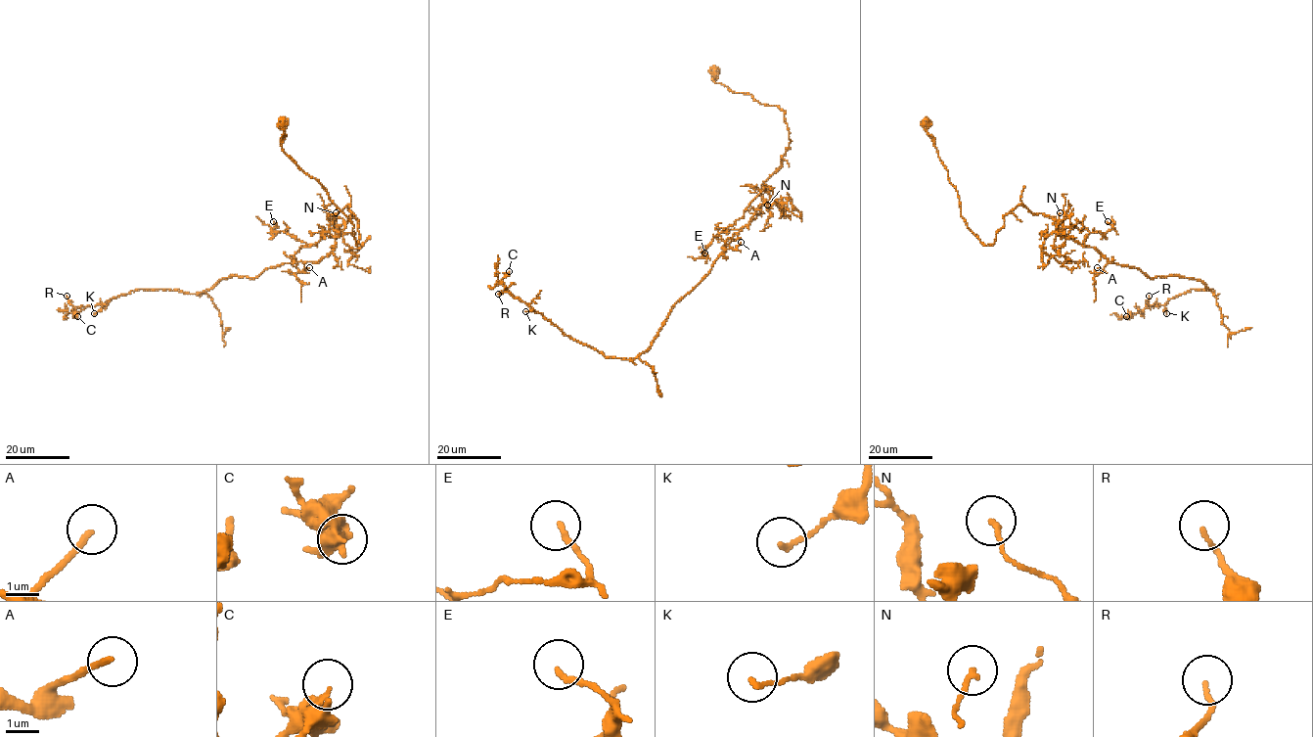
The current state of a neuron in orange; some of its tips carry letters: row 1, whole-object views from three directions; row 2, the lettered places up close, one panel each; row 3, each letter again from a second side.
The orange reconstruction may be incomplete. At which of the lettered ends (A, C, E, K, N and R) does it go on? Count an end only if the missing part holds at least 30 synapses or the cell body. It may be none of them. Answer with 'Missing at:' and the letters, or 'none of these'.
Missing at: A

